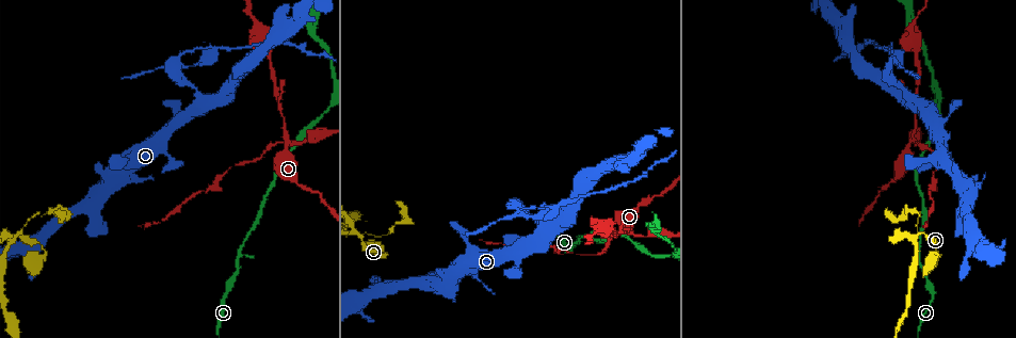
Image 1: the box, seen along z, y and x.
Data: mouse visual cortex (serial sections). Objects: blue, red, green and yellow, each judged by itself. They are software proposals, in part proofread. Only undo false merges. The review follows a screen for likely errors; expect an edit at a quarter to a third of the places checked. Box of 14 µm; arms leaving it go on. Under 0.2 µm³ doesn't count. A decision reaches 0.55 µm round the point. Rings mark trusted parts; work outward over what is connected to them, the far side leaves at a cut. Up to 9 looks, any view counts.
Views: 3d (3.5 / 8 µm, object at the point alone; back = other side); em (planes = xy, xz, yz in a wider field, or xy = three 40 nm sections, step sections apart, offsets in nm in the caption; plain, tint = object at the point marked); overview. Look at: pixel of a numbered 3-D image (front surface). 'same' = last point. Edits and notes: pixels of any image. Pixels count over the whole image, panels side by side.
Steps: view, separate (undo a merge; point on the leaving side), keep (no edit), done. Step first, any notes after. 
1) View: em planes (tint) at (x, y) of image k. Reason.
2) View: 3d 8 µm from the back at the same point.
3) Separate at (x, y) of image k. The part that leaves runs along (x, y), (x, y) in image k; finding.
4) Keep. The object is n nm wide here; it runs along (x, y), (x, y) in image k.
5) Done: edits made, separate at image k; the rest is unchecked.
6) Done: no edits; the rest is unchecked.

View: 3d 3.5 µm at (289, 141) of image 1. Thick turns thin.

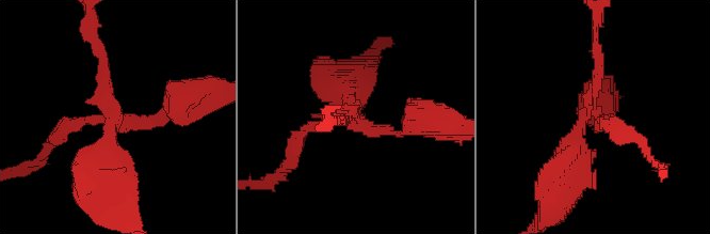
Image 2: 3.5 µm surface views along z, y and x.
View: em xy step 1 (tint) at (356, 106) of image 2.

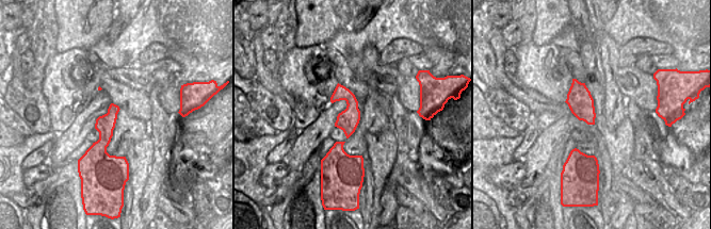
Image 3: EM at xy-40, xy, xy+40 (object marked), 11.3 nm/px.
Separate at (157, 116) of image 2. The part that leaves runs along (124, 122), (150, 122), (209, 93) in image 2; a second cell is stuck on.

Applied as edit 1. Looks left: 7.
View: overview. See it whole again.

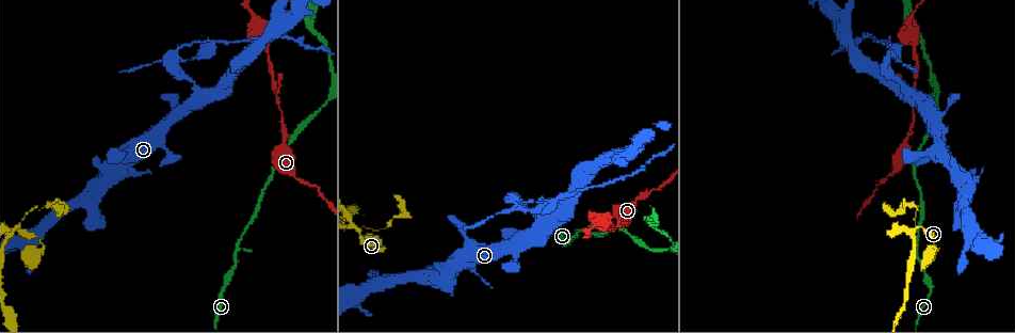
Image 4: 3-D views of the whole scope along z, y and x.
View: 3d 3.5 µm at (256, 20) of image 4. Thick turns thin.

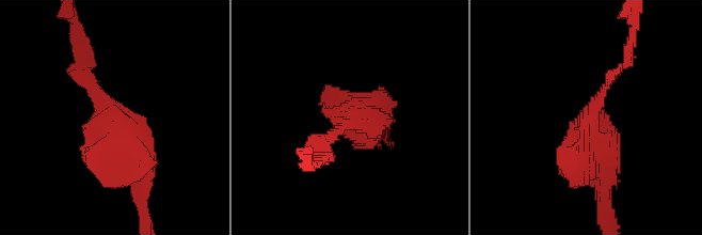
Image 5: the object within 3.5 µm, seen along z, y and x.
View: em xy step 3 (tint) at (109, 117) of image 5. Shape alone is not enough.

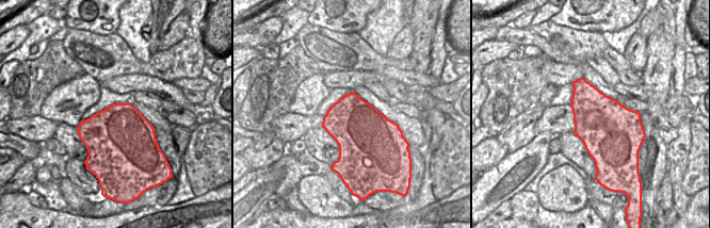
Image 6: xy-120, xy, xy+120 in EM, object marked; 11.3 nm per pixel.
View: em planes (tint) at the same point.

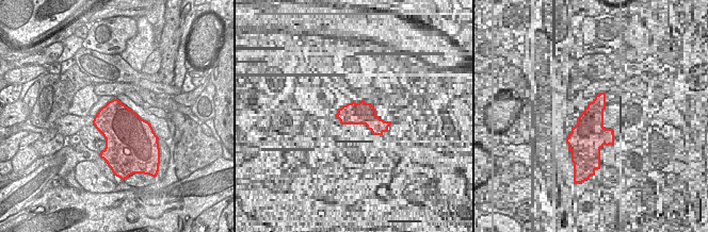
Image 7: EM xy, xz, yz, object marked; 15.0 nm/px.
Keep. The object is 600 nm wide here; it runs along (139, 177), (106, 102), (79, 66) in image 5; all the same cell.

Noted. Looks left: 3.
View: 3d 8 µm at (238, 244) of image 4. A narrow waist.

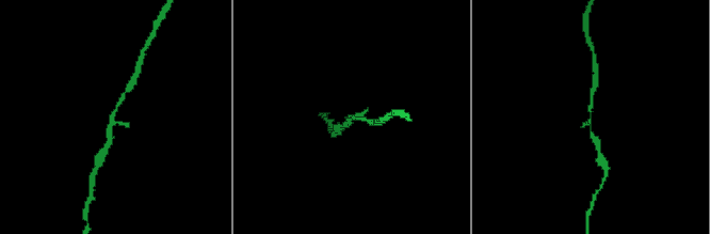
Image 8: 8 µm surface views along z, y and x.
View: em xy step 3 (tint) at (115, 115) of image 8. Need the tissue.

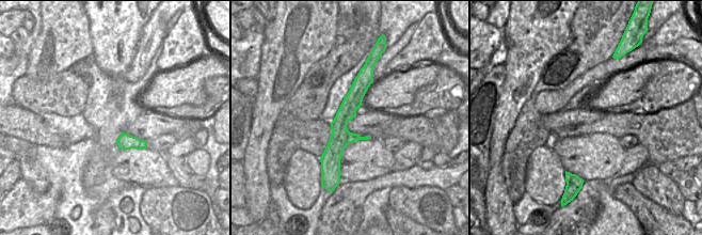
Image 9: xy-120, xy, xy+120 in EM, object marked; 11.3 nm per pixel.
Keep. It runs along (109, 143), (114, 110), (128, 89) in image 8; one cell here.

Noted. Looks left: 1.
Done: edits made, separate at image 2; the rest is unchecked.

